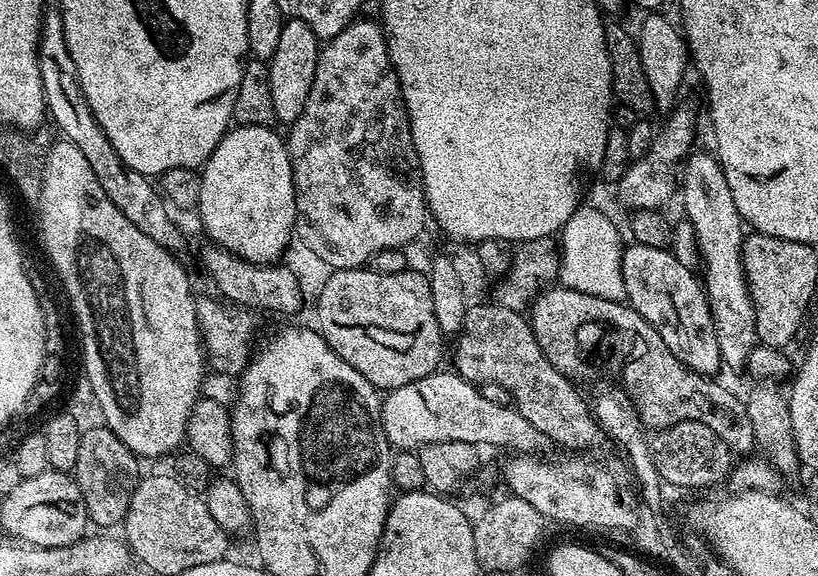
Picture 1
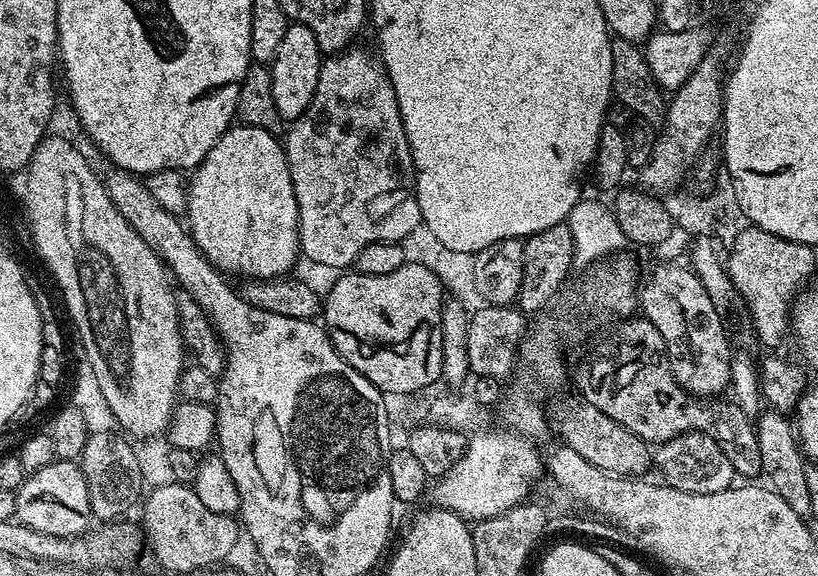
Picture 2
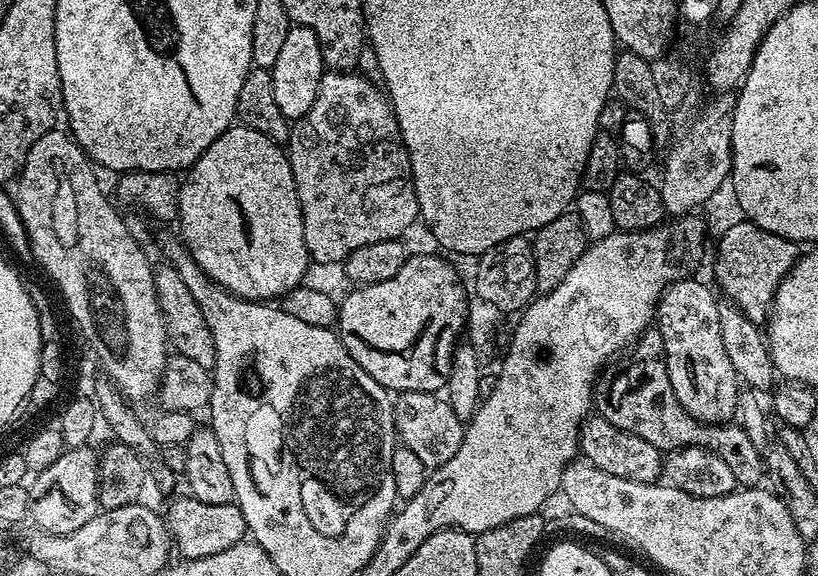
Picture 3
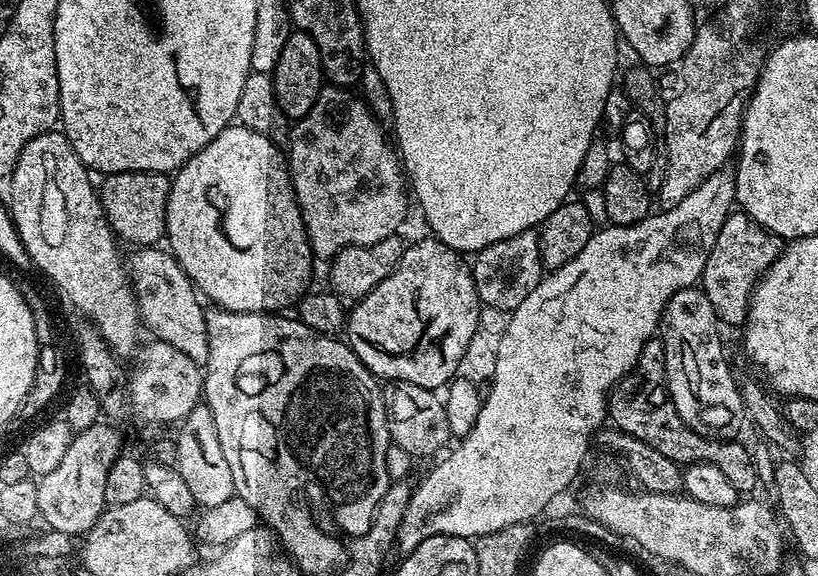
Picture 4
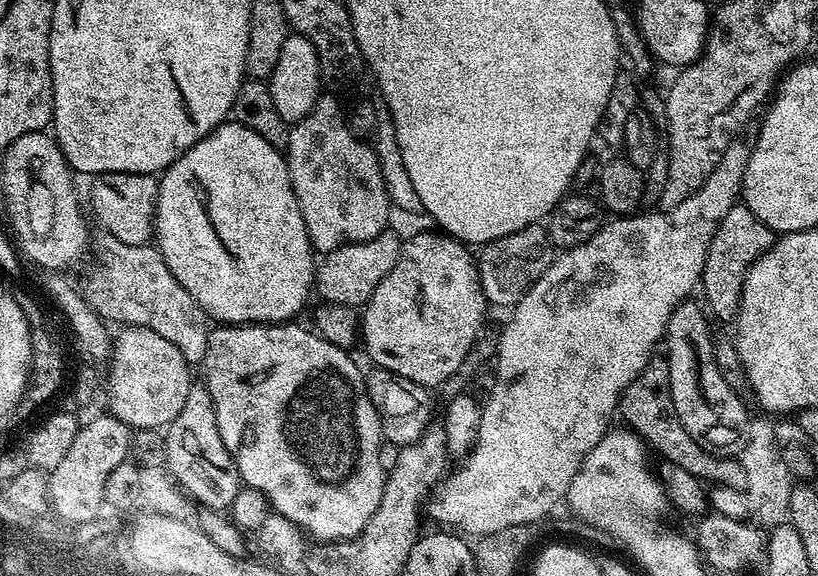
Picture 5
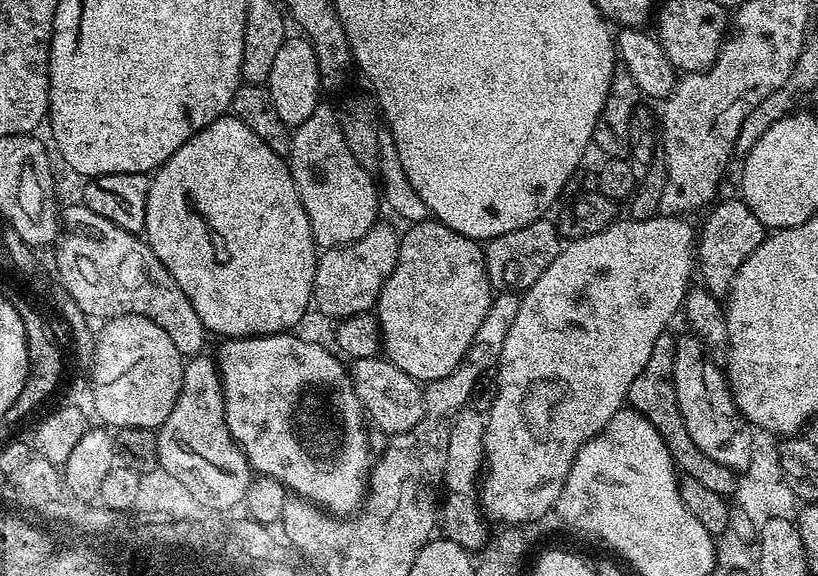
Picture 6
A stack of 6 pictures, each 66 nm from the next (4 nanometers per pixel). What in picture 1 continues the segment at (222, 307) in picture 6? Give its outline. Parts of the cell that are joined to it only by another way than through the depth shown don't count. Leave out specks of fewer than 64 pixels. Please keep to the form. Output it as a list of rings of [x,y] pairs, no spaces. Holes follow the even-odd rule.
[[[236,126],[224,133],[224,137],[218,142],[218,146],[210,154],[210,158],[202,166],[200,172],[200,203],[198,213],[200,212],[200,224],[204,227],[204,232],[208,235],[207,239],[220,248],[230,250],[238,258],[248,260],[252,264],[274,264],[281,259],[280,256],[288,248],[288,243],[294,240],[296,232],[296,191],[292,181],[292,159],[288,153],[288,146],[283,135],[276,133],[275,127],[269,126]]]

